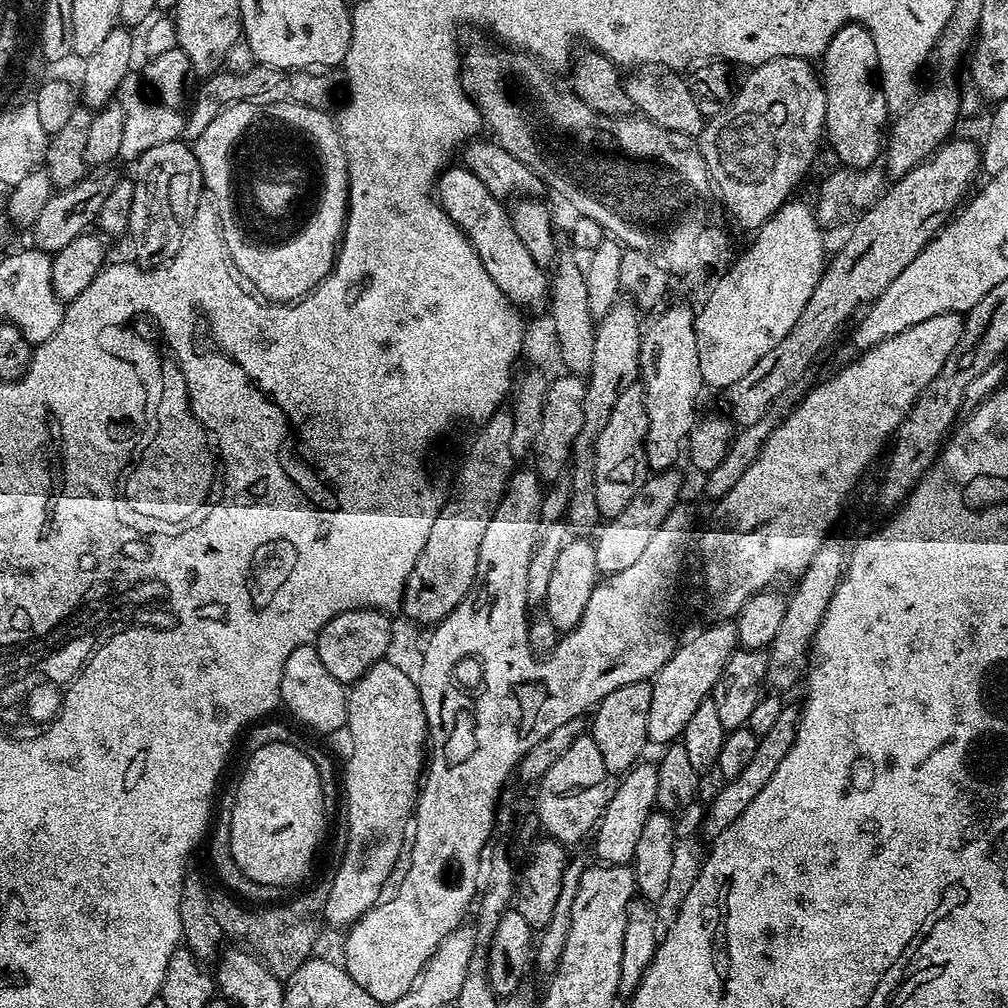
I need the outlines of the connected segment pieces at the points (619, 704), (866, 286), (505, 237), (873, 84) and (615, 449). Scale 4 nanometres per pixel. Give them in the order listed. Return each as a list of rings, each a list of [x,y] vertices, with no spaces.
[[[649,681],[630,682],[630,686],[618,686],[618,690],[610,690],[606,698],[602,698],[590,716],[590,735],[598,742],[598,750],[602,753],[602,762],[606,762],[609,774],[623,774],[636,767],[644,747],[650,741],[646,734],[646,725],[650,722],[650,694],[652,686]]]
[[[956,139],[945,140],[928,159],[911,168],[906,175],[899,177],[893,183],[896,185],[892,189],[889,187],[881,191],[876,201],[859,213],[860,217],[857,218],[852,233],[845,238],[844,245],[836,252],[836,257],[833,260],[831,257],[820,273],[818,286],[814,286],[814,294],[810,294],[810,302],[806,302],[806,310],[802,310],[798,322],[790,326],[790,334],[786,334],[786,338],[782,338],[782,342],[778,342],[774,350],[762,354],[762,358],[758,358],[758,363],[746,375],[738,378],[734,386],[723,389],[725,408],[723,411],[733,424],[745,428],[750,426],[750,422],[758,422],[758,418],[762,418],[762,414],[768,412],[770,402],[774,402],[774,398],[778,398],[778,394],[782,394],[782,390],[786,390],[790,382],[799,380],[805,375],[804,370],[808,363],[815,358],[832,334],[853,314],[855,308],[859,304],[865,305],[875,300],[877,296],[881,296],[886,286],[890,286],[890,282],[894,282],[894,278],[898,278],[898,274],[902,274],[902,270],[906,270],[906,266],[910,266],[914,258],[918,258],[918,254],[927,246],[928,241],[944,227],[946,221],[953,215],[954,209],[965,199],[964,191],[971,186],[976,171],[979,173],[982,168],[977,141],[975,144],[972,140]]]
[[[449,166],[438,177],[438,199],[445,214],[464,231],[464,237],[474,246],[486,274],[494,278],[494,286],[513,305],[521,309],[545,303],[550,292],[550,276],[530,258],[530,250],[518,239],[505,201],[494,198],[469,168]]]
[[[847,22],[837,30],[834,38],[830,38],[822,63],[826,144],[832,147],[833,154],[844,163],[845,169],[863,170],[881,159],[882,141],[890,120],[890,109],[878,83],[878,46],[874,46],[870,30],[861,24]]]
[[[639,383],[631,384],[622,390],[622,398],[614,402],[614,410],[610,410],[610,418],[596,439],[594,454],[594,478],[596,479],[596,501],[601,517],[617,516],[634,498],[634,494],[646,479],[644,463],[644,439],[646,438],[646,402],[644,390]]]

